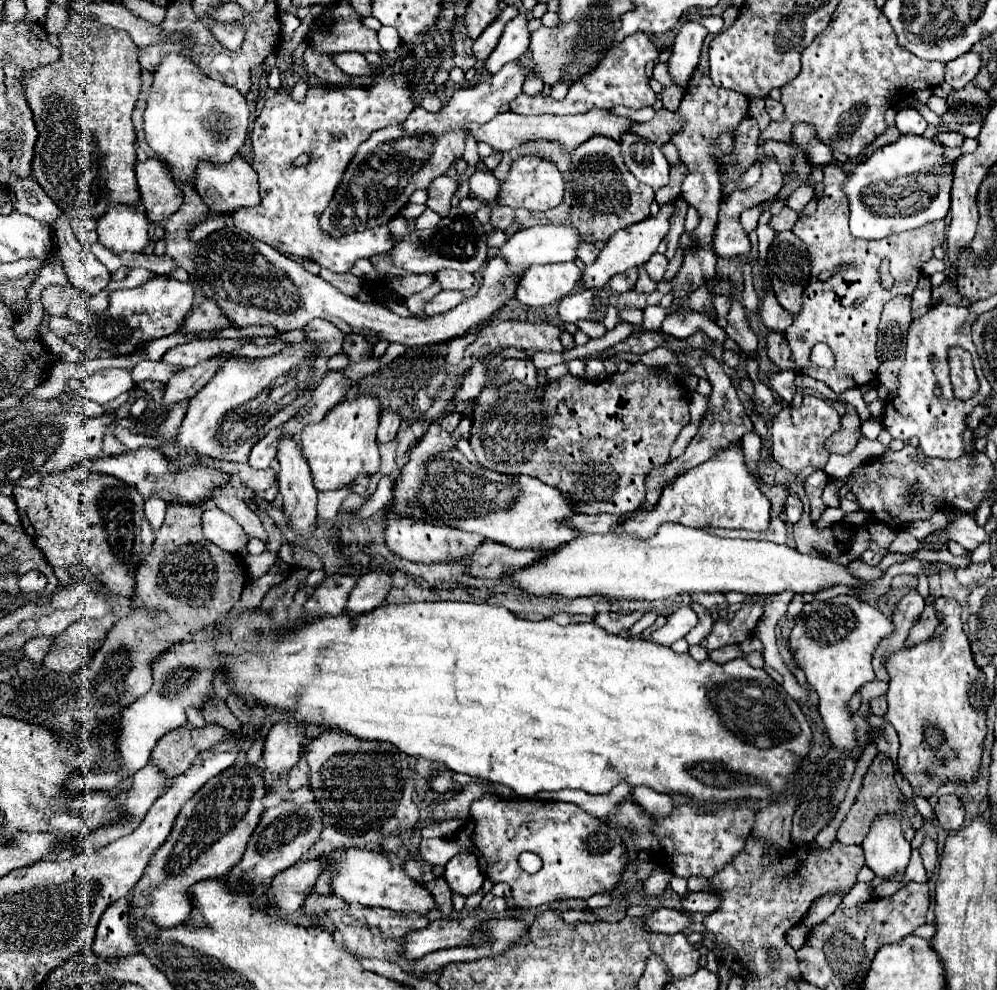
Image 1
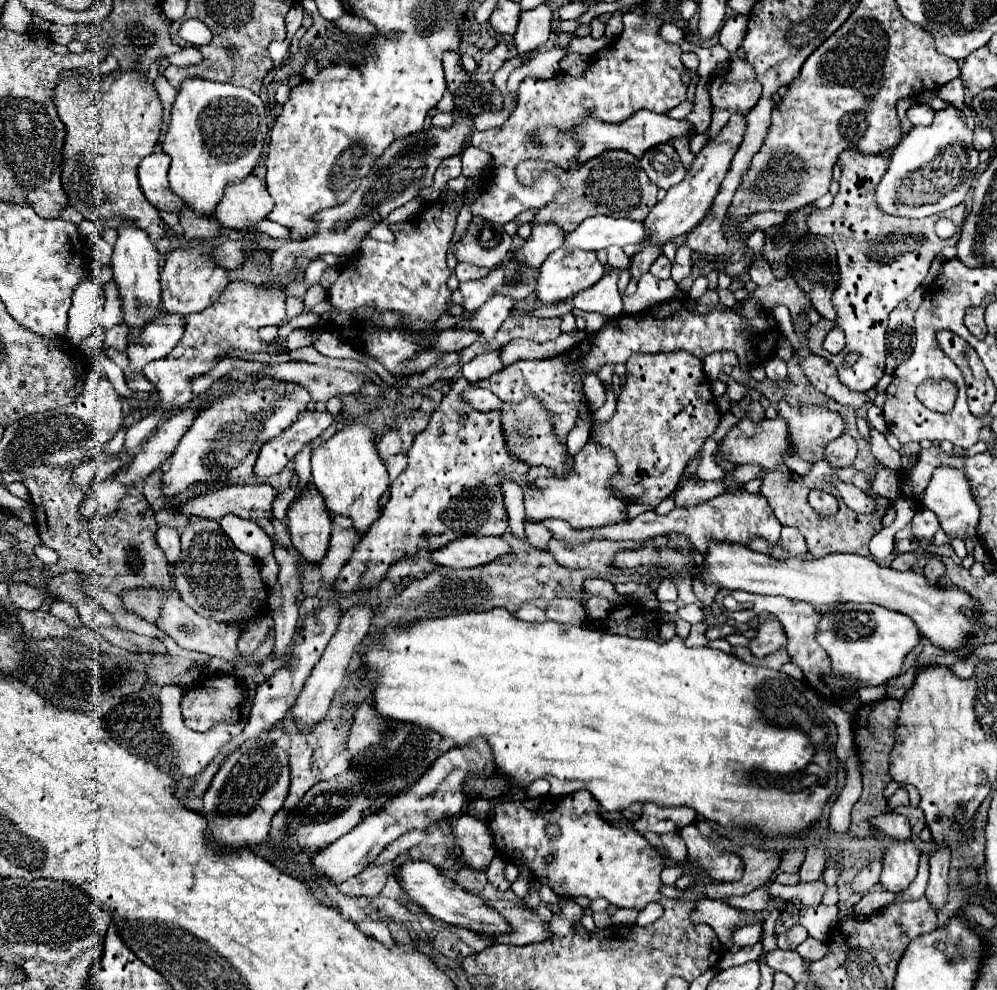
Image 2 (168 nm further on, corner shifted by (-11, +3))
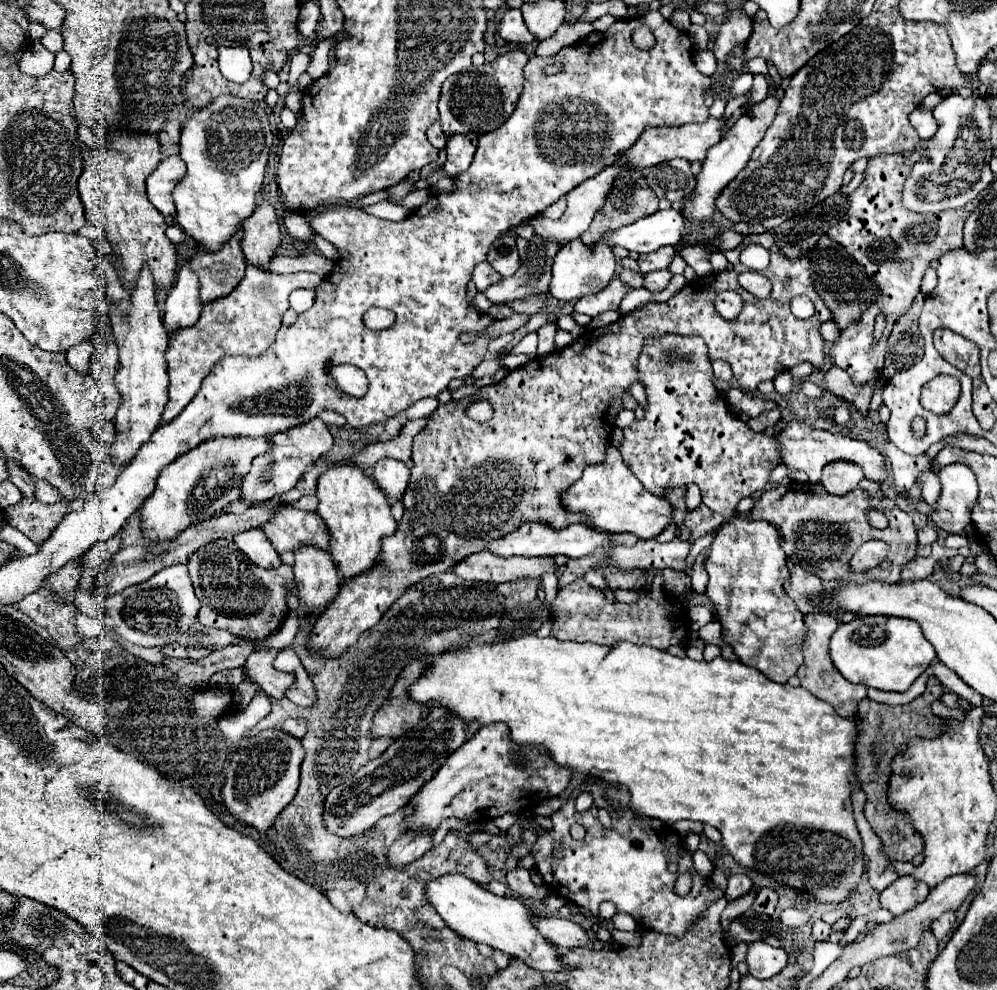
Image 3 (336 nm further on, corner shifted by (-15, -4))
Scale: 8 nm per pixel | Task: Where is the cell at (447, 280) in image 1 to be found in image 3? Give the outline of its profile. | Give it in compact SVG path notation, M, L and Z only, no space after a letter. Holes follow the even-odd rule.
M488 262L478 264L478 266L474 268L474 272L472 272L472 280L474 280L474 284L476 284L478 290L484 290L484 288L488 288L490 284L496 284L500 278L502 278L502 276L500 276Z

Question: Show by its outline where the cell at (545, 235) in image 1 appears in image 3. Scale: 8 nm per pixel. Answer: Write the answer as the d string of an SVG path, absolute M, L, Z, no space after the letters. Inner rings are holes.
M658 210L652 216L610 232L606 238L602 238L602 242L608 246L622 246L632 252L646 254L662 246L676 246L686 226L688 220L678 210Z

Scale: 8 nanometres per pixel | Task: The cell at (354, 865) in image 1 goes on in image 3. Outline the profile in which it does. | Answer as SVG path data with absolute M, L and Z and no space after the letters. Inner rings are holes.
M442 876L438 880L428 882L426 886L428 902L436 908L448 928L452 928L458 936L472 940L476 944L488 944L494 950L506 952L512 958L522 960L530 968L540 972L556 972L564 968L560 962L558 948L548 942L540 930L534 926L534 910L530 910L522 900L496 896L490 890L482 888L480 884L464 878L464 876Z

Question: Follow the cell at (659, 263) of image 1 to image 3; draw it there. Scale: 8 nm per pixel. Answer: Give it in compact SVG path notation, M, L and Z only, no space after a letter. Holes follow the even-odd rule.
M658 270L658 272L648 272L644 274L644 288L650 292L662 292L668 282L670 282L670 272L668 270Z

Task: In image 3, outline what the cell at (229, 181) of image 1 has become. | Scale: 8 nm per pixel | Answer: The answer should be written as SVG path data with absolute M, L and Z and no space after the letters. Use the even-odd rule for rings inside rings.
M264 200L254 214L242 222L242 230L242 252L248 264L268 270L268 264L282 242L282 224L276 210Z

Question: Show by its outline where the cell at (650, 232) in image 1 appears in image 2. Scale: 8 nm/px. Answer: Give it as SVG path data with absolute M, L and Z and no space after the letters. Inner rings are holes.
M734 115L732 121L728 121L728 127L724 127L724 133L718 133L714 139L710 139L702 147L702 151L696 155L696 159L692 163L692 169L686 173L684 181L680 185L674 185L672 189L668 189L664 201L658 201L654 205L654 209L650 211L650 215L644 219L644 229L648 229L648 237L646 237L646 241L642 241L642 245L662 247L664 243L672 241L678 235L690 233L706 217L706 213L712 207L712 201L720 189L720 183L730 167L730 161L742 143L744 125L746 125L746 117Z

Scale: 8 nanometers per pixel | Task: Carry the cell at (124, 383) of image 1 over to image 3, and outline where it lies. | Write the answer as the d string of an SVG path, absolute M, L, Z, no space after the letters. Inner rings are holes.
M184 262L178 270L176 284L168 290L164 326L172 334L178 328L194 324L200 312L202 312L200 282L198 282L198 276L190 270L190 264Z

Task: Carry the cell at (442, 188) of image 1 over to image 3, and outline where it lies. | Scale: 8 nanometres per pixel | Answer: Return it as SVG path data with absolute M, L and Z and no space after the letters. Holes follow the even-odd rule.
M474 134L452 136L446 144L448 160L444 164L444 172L448 176L458 176L458 174L466 172L476 154L476 146L478 146L478 136L474 136Z

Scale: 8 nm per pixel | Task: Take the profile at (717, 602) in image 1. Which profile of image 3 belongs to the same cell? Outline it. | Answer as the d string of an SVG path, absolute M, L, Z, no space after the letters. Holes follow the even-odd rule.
M814 612L814 614L808 614L804 618L804 622L808 626L808 634L806 634L806 640L804 640L804 664L800 666L800 670L796 674L800 678L802 688L806 688L808 692L812 692L820 700L832 704L832 708L836 710L838 716L842 716L842 718L854 718L858 702L862 698L866 698L866 686L864 684L852 684L852 682L848 682L836 670L836 666L832 664L828 644L830 644L832 634L838 628L838 620L832 614L828 614L828 612Z

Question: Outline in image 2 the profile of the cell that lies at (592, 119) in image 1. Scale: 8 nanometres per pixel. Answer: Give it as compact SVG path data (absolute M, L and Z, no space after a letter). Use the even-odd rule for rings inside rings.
M652 111L634 113L634 117L628 117L628 121L620 121L620 125L608 125L606 121L596 121L596 117L594 119L584 117L576 125L572 125L572 129L570 129L572 139L580 143L578 161L582 161L582 163L600 155L600 153L604 153L604 151L608 151L608 149L626 149L628 153L640 157L644 151L648 151L654 145L668 143L674 137L690 135L690 133L694 133L694 129L688 121L670 119L666 115L658 115L658 113L652 113Z

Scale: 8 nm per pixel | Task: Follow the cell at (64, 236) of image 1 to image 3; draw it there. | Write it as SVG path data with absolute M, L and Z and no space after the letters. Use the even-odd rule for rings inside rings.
M92 338L70 348L66 352L66 360L72 368L76 368L76 372L88 374L90 372L90 354L92 354Z

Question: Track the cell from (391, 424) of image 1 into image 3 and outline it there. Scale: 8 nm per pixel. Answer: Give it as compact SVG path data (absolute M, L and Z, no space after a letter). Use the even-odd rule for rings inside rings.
M386 458L376 464L374 480L388 500L402 500L410 480L410 468L400 460Z

